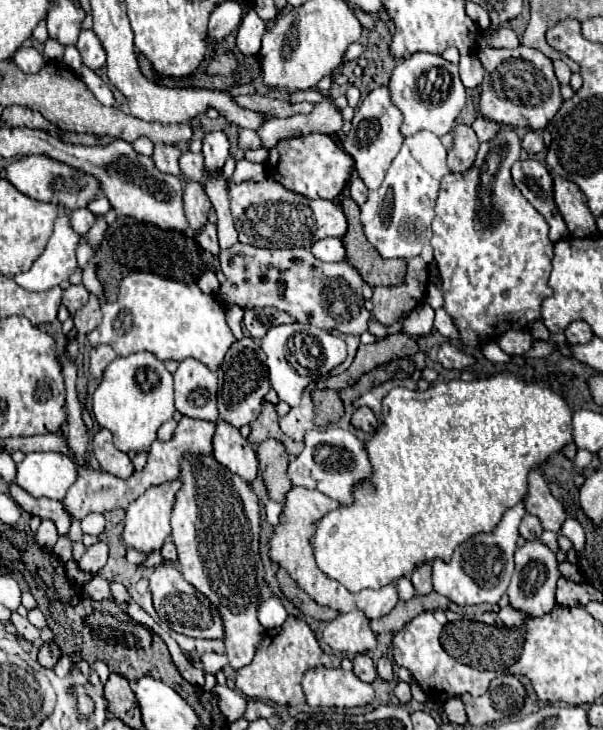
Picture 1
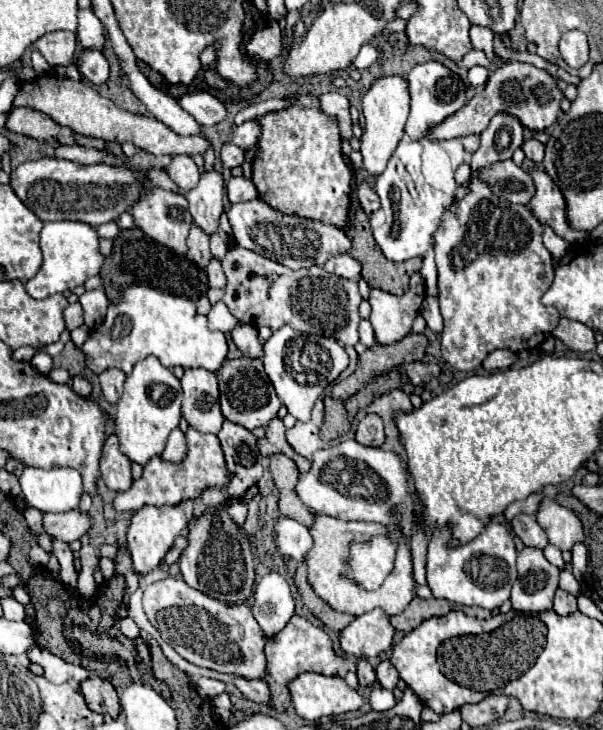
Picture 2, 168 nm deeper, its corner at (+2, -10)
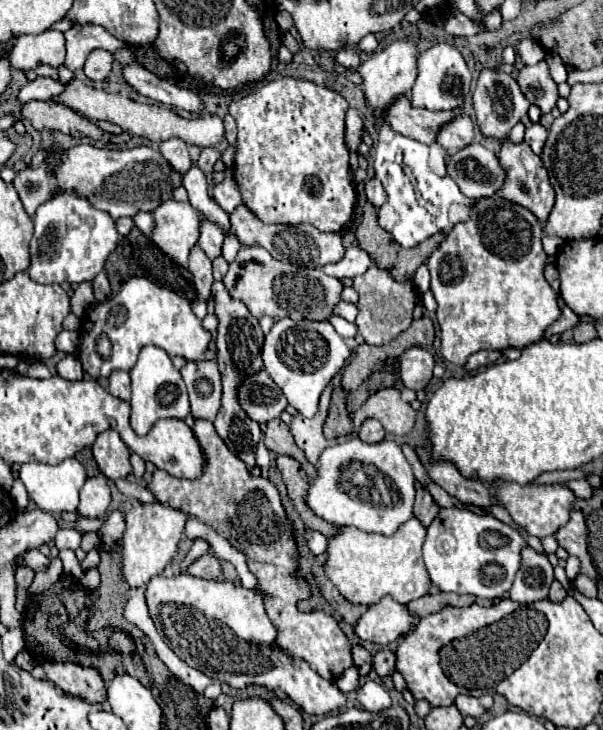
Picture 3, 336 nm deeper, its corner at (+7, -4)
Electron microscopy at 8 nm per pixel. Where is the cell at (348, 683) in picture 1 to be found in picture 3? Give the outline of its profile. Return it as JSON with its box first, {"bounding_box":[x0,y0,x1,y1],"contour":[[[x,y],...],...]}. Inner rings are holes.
{"bounding_box":[146,574,346,714],"contour":[[[158,574],[146,586],[146,604],[154,620],[162,620],[168,646],[188,666],[234,688],[258,684],[284,692],[306,714],[328,714],[346,704],[346,694],[336,682],[320,678],[306,660],[290,658],[276,644],[272,626],[260,596],[224,580],[200,580],[190,574],[166,578]]]}

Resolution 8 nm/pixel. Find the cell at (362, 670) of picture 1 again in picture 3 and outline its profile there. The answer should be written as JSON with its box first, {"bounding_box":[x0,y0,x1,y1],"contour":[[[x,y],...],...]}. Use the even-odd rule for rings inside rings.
{"bounding_box":[352,646,372,676],"contour":[[[354,646],[352,656],[354,656],[354,666],[360,672],[360,676],[368,676],[368,672],[372,670],[372,656],[362,646]]]}

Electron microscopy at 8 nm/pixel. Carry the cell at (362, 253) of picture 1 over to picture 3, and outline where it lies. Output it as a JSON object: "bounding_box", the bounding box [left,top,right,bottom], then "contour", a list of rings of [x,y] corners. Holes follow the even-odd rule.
{"bounding_box":[356,202,444,282],"contour":[[[366,202],[364,214],[362,214],[362,222],[360,222],[358,230],[356,230],[356,240],[358,240],[358,246],[360,246],[362,250],[366,250],[368,254],[372,254],[372,260],[374,260],[374,264],[376,264],[378,268],[388,270],[396,282],[406,282],[406,280],[412,280],[412,278],[414,278],[416,268],[418,268],[418,266],[434,252],[434,248],[444,240],[444,234],[434,234],[432,238],[424,240],[420,246],[414,246],[414,248],[406,250],[406,248],[398,246],[398,244],[390,238],[390,234],[378,226],[378,222],[376,222],[376,208],[374,208],[370,202]]]}

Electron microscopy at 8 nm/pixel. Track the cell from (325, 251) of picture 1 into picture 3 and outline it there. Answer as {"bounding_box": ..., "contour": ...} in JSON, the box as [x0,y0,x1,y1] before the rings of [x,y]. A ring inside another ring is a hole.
{"bounding_box":[324,246,372,278],"contour":[[[352,246],[346,250],[346,256],[340,262],[330,262],[328,266],[324,266],[324,272],[334,278],[354,278],[366,272],[370,266],[372,266],[370,256],[358,246]]]}

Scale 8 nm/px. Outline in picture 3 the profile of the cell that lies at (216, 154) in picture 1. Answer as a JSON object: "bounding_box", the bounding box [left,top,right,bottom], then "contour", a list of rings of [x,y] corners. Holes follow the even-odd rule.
{"bounding_box":[198,218,224,258],"contour":[[[206,218],[200,220],[200,242],[198,242],[198,246],[206,252],[208,258],[216,258],[222,252],[220,250],[222,238],[224,238],[224,234],[222,234],[220,226],[216,226],[214,222],[208,222]]]}

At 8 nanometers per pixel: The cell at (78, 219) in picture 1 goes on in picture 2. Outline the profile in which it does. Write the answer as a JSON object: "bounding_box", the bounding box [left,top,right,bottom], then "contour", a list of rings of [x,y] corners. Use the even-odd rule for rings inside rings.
{"bounding_box":[97,222,121,240],"contour":[[[109,222],[109,224],[101,224],[101,226],[97,228],[97,232],[99,232],[99,236],[101,236],[101,238],[107,238],[107,240],[115,240],[115,238],[119,236],[121,228],[117,226],[117,222]]]}

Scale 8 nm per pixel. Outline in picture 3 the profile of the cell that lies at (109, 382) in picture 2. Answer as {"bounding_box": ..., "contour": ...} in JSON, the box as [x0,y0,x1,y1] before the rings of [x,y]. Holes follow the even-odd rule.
{"bounding_box":[108,370,130,400],"contour":[[[114,370],[108,378],[108,392],[116,398],[130,400],[130,376],[124,370]]]}

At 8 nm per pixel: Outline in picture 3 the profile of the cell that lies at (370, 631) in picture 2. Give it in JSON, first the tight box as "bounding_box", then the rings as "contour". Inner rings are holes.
{"bounding_box":[354,596,412,644],"contour":[[[384,596],[358,618],[354,634],[366,642],[390,644],[410,628],[412,614],[408,612],[408,608],[404,604],[398,604],[390,596]]]}

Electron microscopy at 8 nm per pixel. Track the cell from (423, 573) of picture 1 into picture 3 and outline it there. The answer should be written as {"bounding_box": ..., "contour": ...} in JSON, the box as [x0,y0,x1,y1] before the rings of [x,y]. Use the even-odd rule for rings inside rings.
{"bounding_box":[414,482,438,526],"contour":[[[420,482],[414,484],[416,486],[416,500],[414,500],[414,516],[424,524],[428,526],[436,514],[438,514],[438,504],[434,502],[434,498],[422,488]]]}

